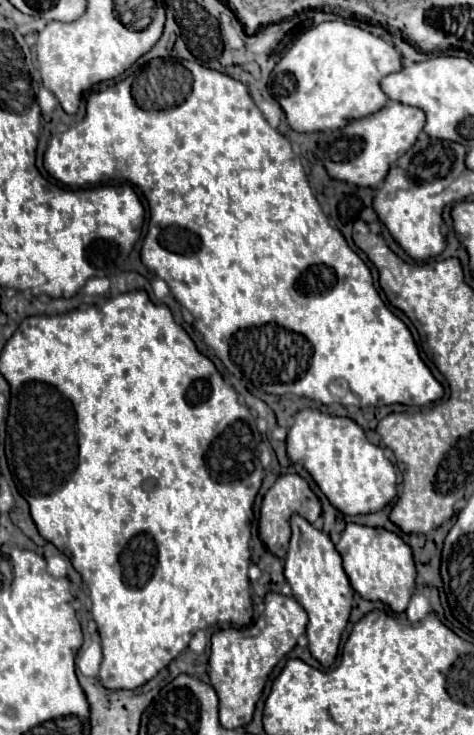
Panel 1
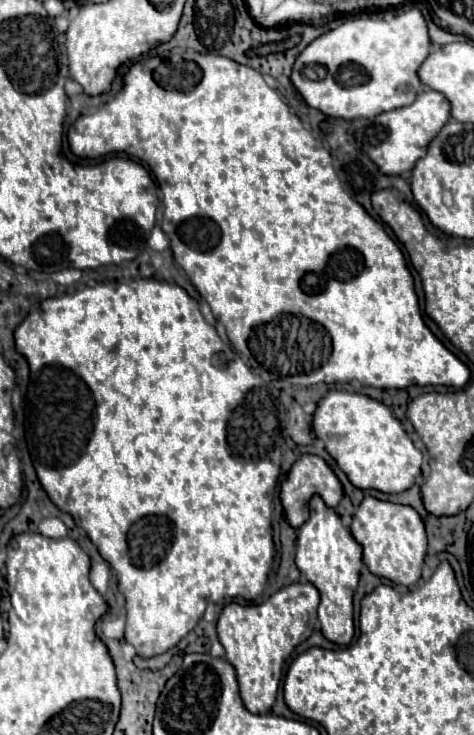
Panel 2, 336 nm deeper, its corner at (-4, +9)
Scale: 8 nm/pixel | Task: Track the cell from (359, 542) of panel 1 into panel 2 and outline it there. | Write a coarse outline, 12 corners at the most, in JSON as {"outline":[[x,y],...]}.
{"outline":[[365,496],[351,534],[375,576],[417,584],[427,552],[415,508]]}

